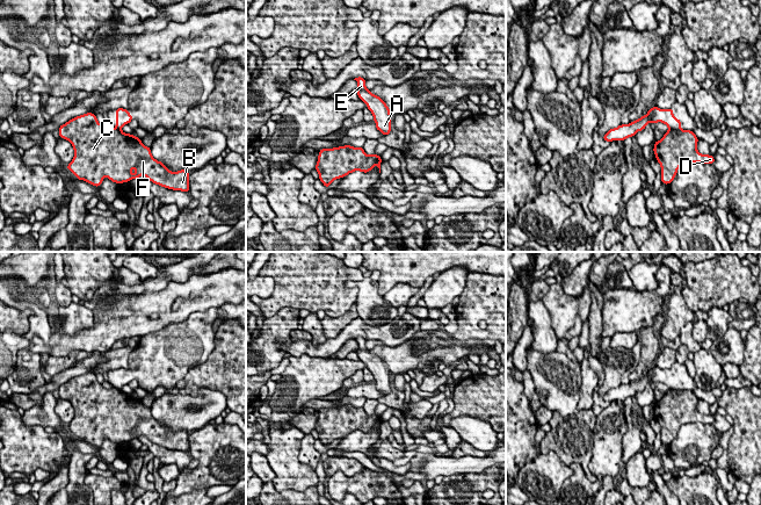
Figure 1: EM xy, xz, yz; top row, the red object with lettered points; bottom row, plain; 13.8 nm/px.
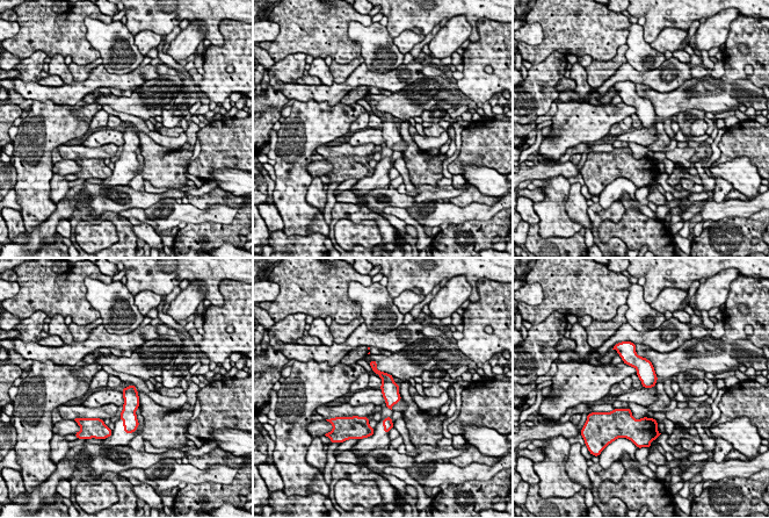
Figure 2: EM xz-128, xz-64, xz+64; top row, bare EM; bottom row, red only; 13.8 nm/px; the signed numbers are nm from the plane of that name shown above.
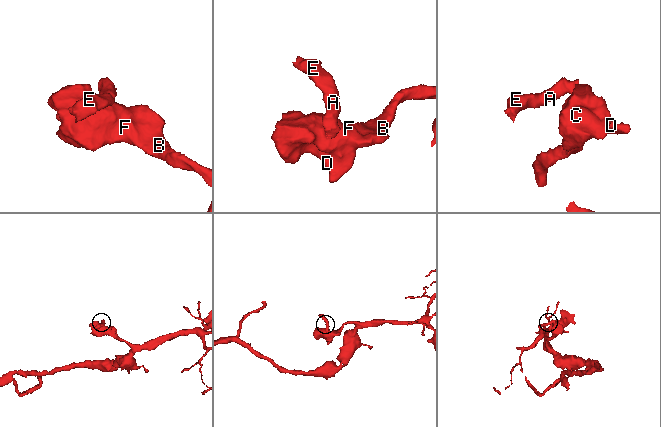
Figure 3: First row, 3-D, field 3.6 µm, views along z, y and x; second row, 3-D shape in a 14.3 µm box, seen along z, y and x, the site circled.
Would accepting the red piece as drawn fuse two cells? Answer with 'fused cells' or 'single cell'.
fused cells

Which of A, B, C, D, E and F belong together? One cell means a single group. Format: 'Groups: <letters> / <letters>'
Groups: A E / B C D F

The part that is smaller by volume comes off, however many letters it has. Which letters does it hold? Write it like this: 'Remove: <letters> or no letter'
Remove: A, E

